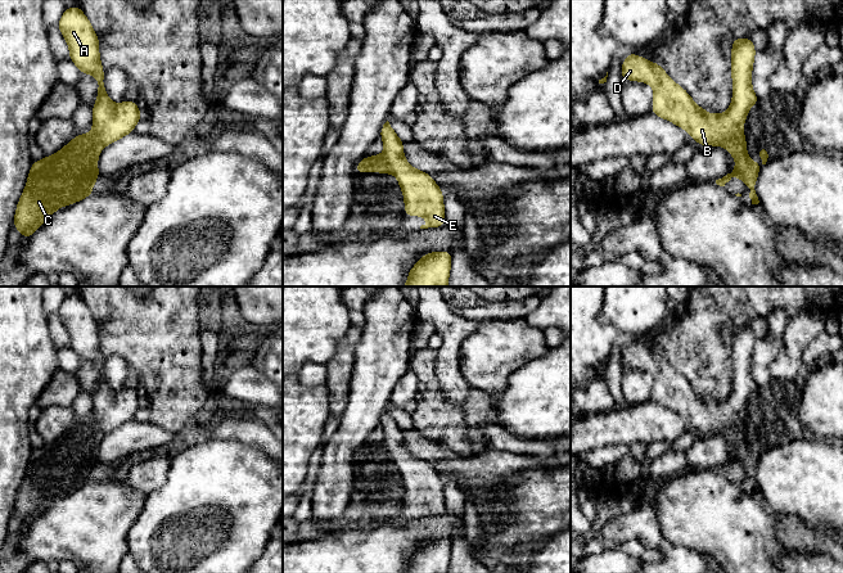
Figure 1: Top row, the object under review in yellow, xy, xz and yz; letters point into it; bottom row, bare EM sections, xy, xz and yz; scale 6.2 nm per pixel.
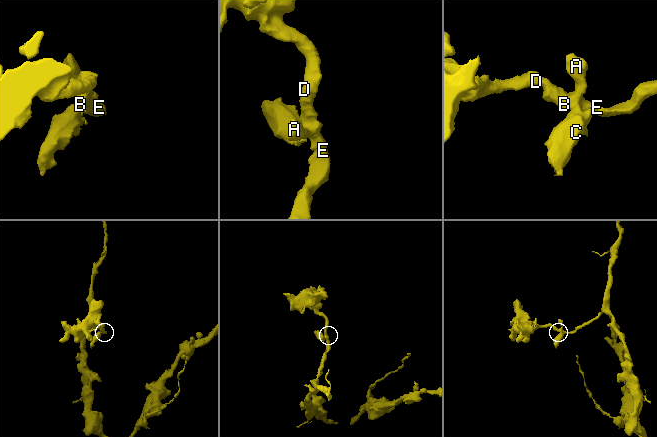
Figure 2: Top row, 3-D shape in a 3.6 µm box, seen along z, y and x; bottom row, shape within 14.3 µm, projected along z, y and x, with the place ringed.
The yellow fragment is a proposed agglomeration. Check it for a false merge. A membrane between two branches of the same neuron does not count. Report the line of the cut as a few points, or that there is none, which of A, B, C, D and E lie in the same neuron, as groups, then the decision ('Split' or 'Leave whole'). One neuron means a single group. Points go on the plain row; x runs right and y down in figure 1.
Split along yz (742, 420), (724, 433). Groups: A B D E / C. Split

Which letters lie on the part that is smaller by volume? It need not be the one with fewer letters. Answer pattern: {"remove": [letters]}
{"remove": ["C"]}

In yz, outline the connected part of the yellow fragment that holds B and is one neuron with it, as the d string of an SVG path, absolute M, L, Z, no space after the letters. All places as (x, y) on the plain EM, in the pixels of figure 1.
M750 325L732 326L732 331L732 389L722 402L711 402L698 394L658 351L632 339L622 351L622 369L649 371L654 376L652 401L686 418L699 433L725 434L743 421L748 400L759 388L752 376L754 333Z

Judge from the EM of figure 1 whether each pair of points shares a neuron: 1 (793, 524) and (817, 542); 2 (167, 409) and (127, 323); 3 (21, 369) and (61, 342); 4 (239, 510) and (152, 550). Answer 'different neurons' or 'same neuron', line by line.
1: same neuron
2: same neuron
3: different neurons
4: same neuron

